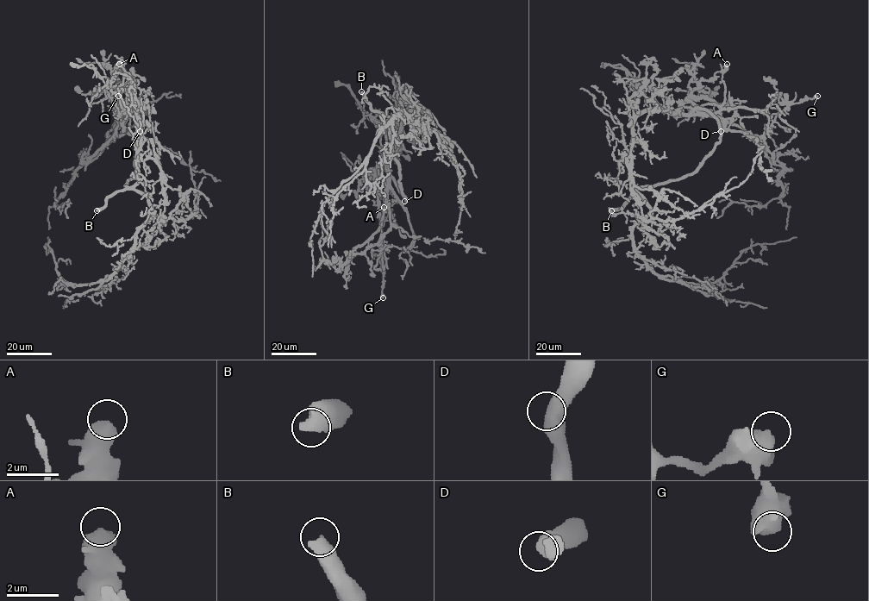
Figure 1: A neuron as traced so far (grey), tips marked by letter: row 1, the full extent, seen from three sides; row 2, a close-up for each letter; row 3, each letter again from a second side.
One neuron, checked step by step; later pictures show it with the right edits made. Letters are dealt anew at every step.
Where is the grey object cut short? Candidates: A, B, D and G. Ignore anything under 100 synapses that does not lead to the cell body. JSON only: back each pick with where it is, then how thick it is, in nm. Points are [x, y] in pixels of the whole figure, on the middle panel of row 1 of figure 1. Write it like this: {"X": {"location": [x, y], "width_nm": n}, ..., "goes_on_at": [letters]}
{"B": {"location": [361, 91], "width_nm": 550}, "goes_on_at": ["B"]}

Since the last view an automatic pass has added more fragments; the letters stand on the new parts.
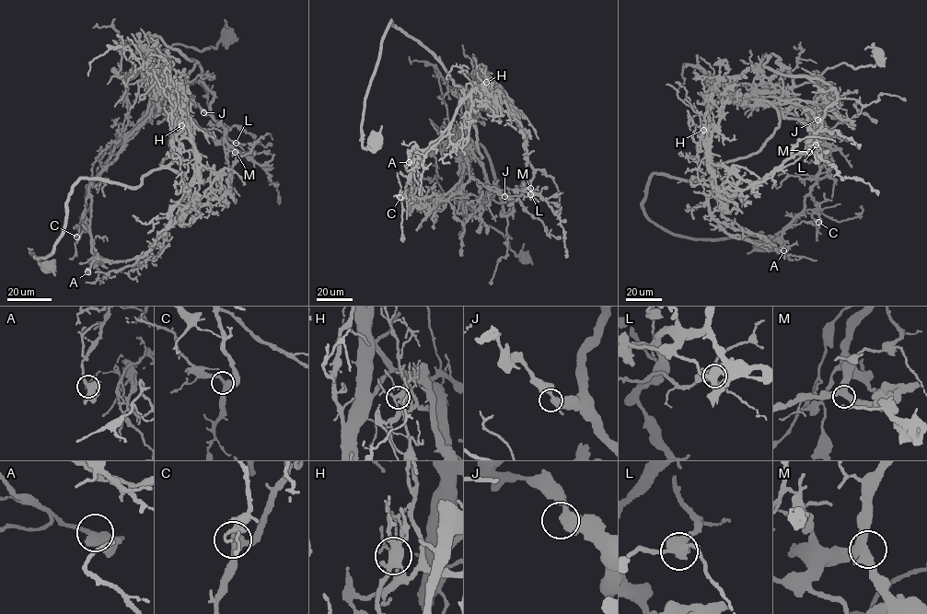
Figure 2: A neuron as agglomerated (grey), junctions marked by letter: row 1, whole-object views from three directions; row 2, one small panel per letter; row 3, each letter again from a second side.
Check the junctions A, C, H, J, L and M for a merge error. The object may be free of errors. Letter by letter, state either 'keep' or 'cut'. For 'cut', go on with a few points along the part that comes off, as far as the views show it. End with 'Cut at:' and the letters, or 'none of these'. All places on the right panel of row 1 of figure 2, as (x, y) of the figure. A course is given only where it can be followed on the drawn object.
A: keep
C: keep
H: cut; foreign part runs (703, 130), (729, 92), (774, 89), (782, 65), (770, 54), (765, 66), (808, 77), (839, 114), (876, 122)
J: keep
L: keep
M: keep
Cut at: H

